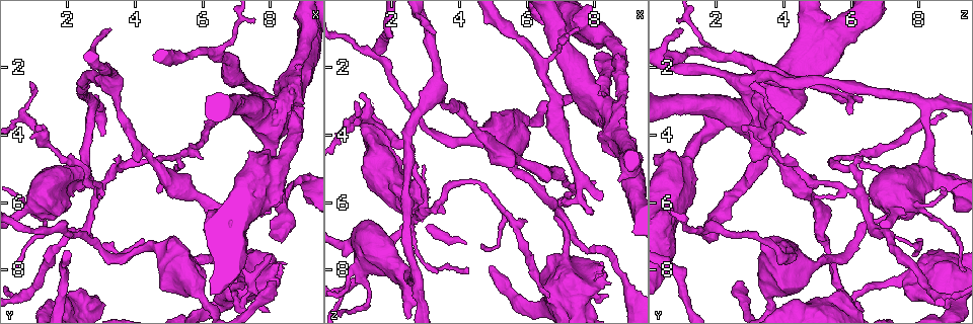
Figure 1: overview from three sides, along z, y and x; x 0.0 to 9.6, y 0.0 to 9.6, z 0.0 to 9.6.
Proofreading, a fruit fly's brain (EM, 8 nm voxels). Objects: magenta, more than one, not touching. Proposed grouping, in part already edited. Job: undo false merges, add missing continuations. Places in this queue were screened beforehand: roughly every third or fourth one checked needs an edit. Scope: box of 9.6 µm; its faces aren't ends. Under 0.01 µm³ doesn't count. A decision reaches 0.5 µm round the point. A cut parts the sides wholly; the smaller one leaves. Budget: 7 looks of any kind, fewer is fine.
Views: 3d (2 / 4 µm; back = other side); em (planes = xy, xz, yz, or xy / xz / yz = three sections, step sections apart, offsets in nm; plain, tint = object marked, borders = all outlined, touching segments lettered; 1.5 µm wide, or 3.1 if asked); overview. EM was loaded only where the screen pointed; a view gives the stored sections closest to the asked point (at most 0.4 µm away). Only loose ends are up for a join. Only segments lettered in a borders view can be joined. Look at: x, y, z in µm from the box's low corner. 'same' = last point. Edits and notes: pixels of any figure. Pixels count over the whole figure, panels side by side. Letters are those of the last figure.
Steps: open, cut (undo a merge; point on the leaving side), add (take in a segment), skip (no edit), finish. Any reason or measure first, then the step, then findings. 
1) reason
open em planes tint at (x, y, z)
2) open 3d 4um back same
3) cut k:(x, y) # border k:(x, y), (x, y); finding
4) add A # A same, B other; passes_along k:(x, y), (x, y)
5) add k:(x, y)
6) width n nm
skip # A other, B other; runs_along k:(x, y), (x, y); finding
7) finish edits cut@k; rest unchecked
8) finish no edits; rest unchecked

a fork
open em yz step 8 tint at (5.25, 4.60, 6.05)

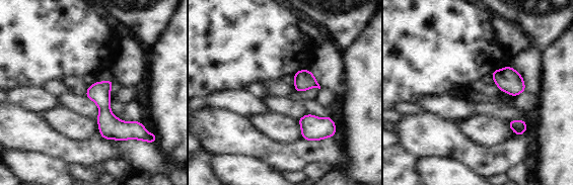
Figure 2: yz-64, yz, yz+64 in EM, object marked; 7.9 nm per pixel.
open em yz step 8 borders same

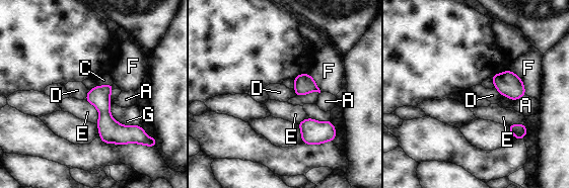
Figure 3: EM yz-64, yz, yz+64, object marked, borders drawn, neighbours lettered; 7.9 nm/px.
longest_contact G 280 nm
skip # A other, C other, D other, E other, F other, G other; border 3:(89, 90), (84, 99); continuous, no second cell

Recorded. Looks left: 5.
open 3d 4um at (7.35, 8.25, 5.55)

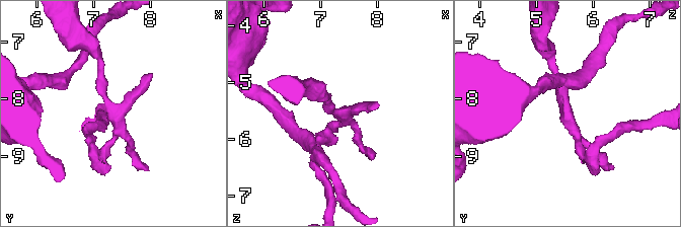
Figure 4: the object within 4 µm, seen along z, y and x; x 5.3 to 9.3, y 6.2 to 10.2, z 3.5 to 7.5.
open em planes tint at (7.40, 8.20, 5.60)

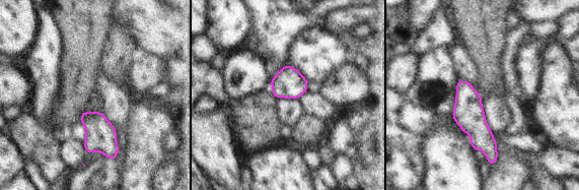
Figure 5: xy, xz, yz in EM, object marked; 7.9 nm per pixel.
what lies round it
open em planes borders same

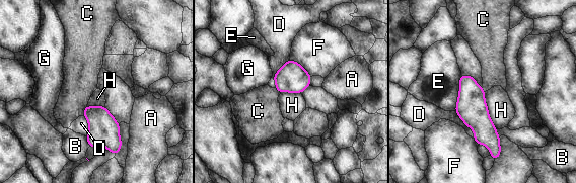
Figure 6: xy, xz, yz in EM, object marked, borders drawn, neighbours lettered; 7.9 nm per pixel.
skip # A other, B other, C other, D other, E other, F other, G other, H other; runs_along 6:(463, 77), (471, 107), (493, 149); all the same cell

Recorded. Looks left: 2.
free end
open 3d 2um at (1.15, 3.85, 2.80)

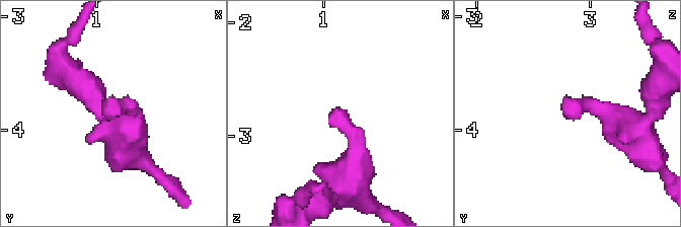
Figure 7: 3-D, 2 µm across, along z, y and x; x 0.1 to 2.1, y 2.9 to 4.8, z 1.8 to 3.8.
open em planes borders at (1.12, 3.90, 2.80)

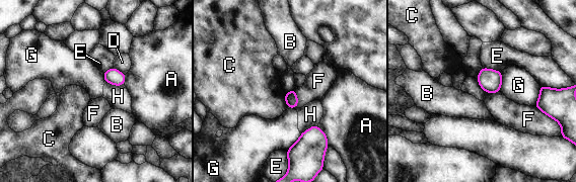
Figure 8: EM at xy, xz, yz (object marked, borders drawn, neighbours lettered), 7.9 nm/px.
skip # A other, B other, C other, D other, E other, F other, G other, H other; no lettered segment goes on from it

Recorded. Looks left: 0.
finish no edits; rest unchecked

